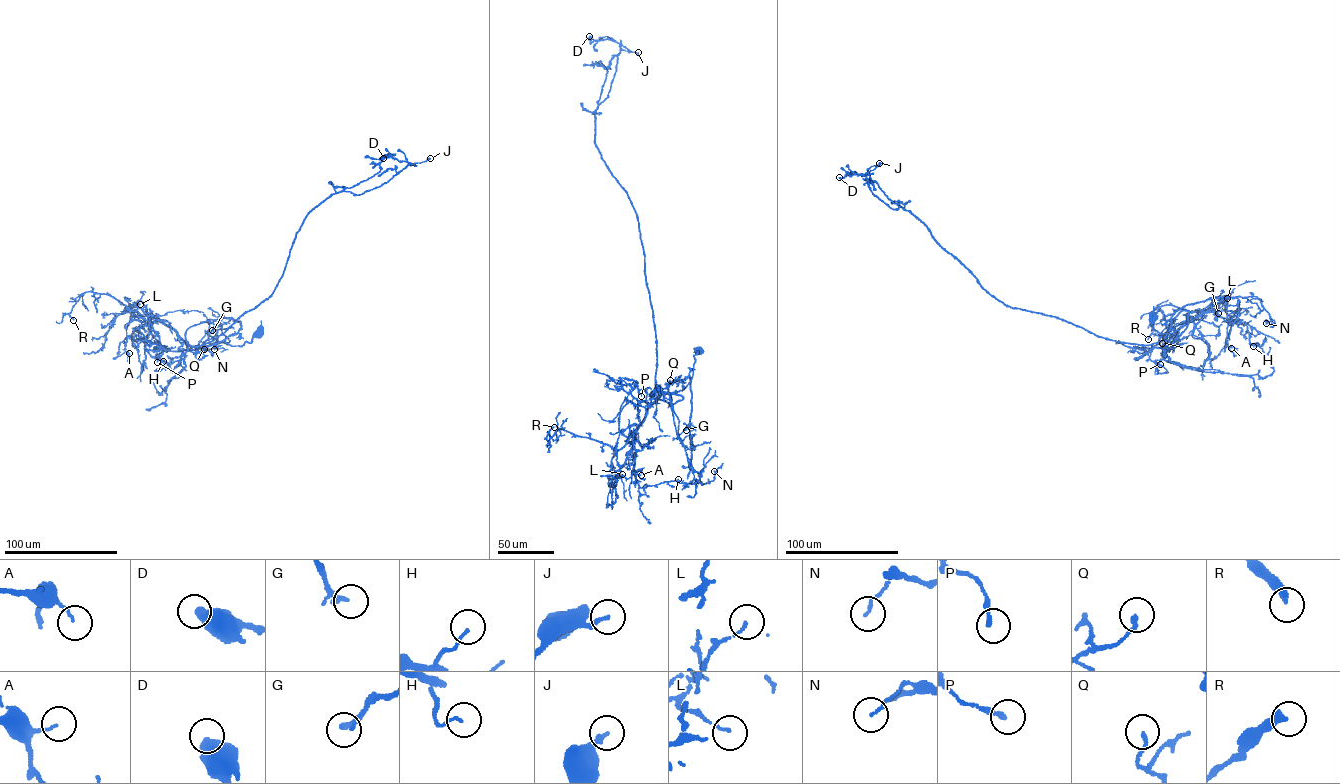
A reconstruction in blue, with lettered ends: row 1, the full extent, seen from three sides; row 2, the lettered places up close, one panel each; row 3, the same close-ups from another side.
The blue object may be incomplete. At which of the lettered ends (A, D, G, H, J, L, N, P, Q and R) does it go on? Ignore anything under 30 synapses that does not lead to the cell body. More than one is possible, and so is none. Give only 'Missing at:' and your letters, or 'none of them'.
Missing at: none of them

